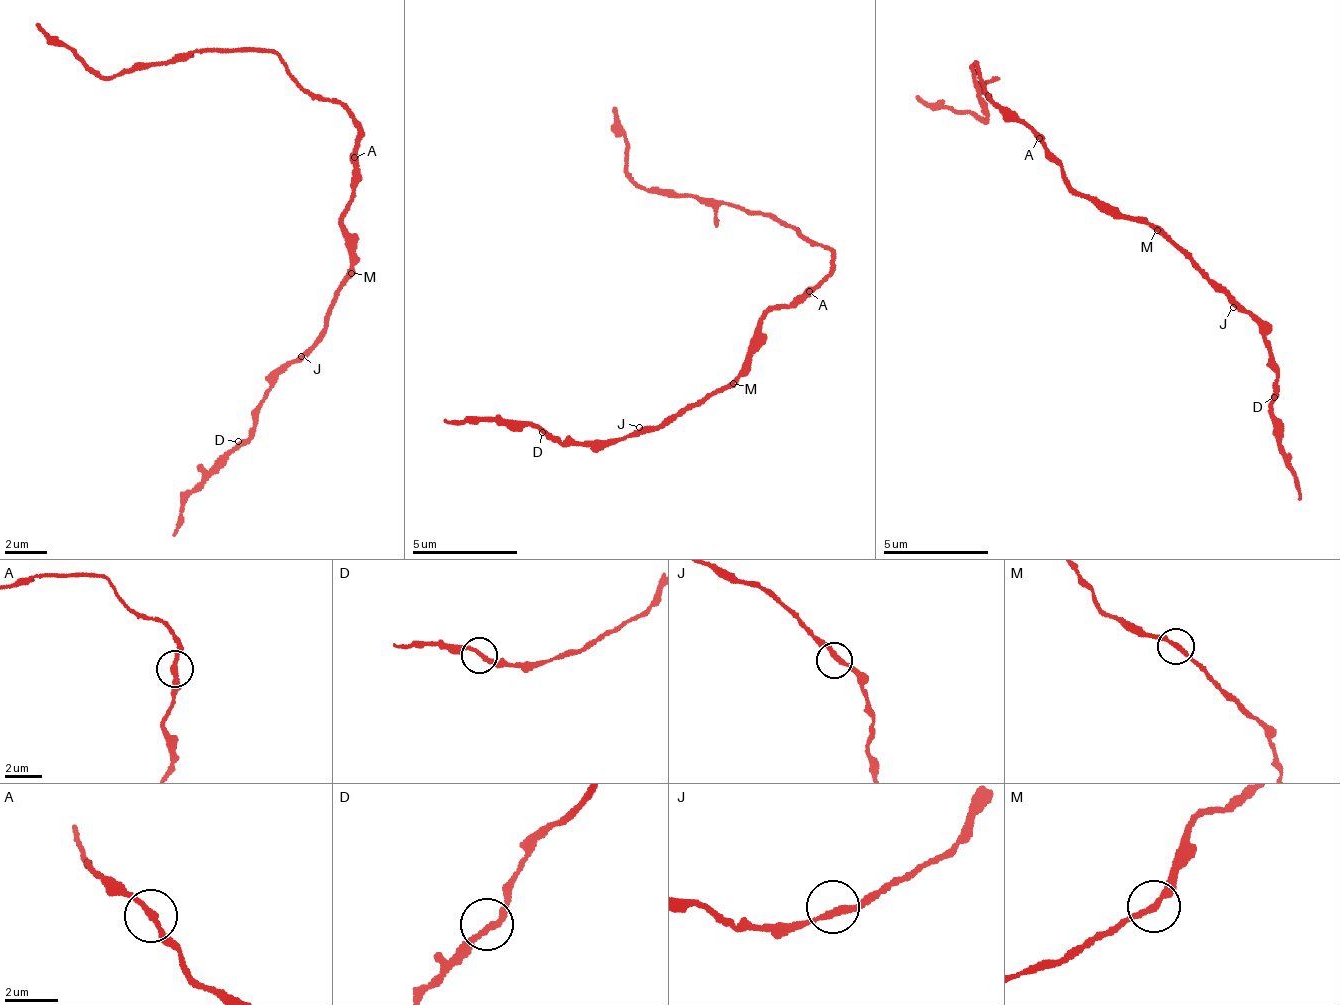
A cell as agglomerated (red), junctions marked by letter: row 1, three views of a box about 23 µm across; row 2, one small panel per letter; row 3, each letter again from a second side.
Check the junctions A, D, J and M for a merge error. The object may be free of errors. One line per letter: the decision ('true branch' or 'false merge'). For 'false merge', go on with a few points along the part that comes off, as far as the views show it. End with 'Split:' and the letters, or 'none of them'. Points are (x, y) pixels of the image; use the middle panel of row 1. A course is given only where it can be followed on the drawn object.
A: false merge | (811, 290), (832, 254), (791, 225), (640, 185), (626, 164), (623, 124), (616, 109)
D: true branch
J: true branch
M: true branch
Split: A

